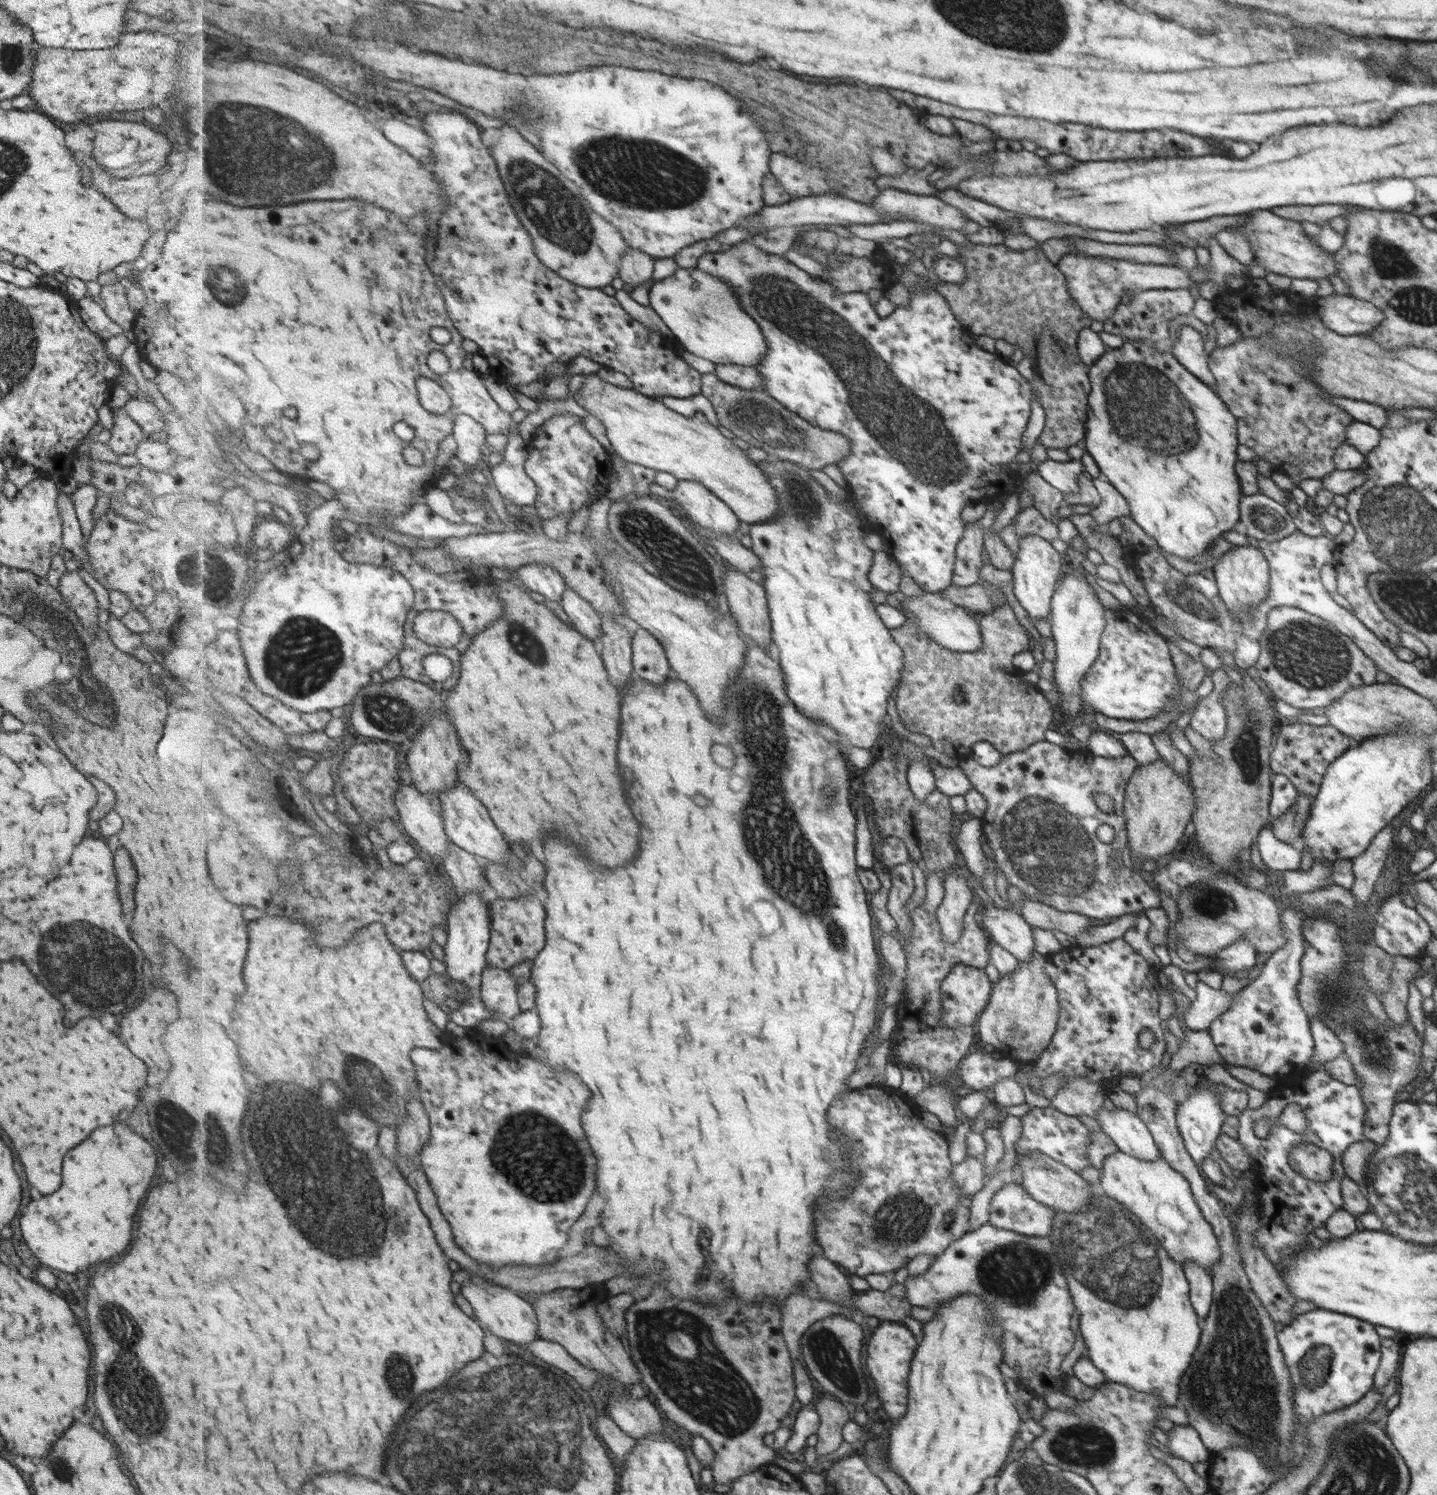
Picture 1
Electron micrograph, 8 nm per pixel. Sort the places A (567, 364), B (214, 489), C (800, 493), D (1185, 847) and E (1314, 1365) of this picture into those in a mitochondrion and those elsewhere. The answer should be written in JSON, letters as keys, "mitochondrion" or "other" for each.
{"A":"other","B":"other","C":"mitochondrion","D":"other","E":"mitochondrion"}

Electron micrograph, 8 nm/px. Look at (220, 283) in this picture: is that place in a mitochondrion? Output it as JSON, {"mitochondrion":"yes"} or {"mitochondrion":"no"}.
{"mitochondrion":"yes"}

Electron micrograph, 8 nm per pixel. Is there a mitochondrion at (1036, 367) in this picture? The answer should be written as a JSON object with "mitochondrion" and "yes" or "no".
{"mitochondrion":"no"}

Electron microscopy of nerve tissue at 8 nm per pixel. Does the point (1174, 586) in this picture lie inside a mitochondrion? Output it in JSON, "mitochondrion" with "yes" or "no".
{"mitochondrion":"yes"}

